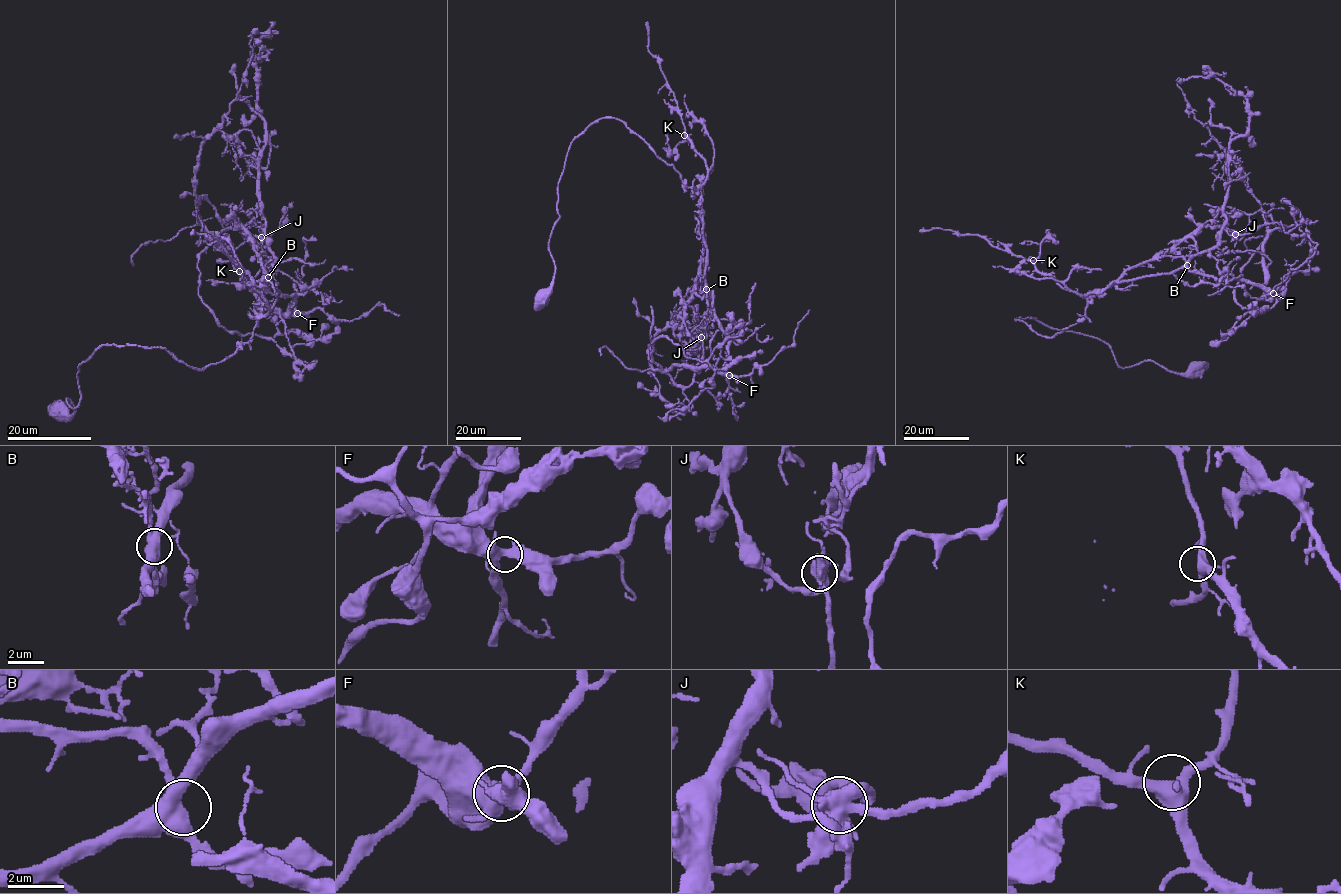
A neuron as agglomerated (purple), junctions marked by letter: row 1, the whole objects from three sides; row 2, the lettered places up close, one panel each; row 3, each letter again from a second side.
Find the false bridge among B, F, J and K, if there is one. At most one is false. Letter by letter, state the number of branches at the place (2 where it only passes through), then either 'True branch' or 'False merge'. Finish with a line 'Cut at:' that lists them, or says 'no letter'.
B: Branches: 4. True branch
F: Branches: 4. True branch
J: Branches: 5. False merge
K: Branches: 4. True branch
Cut at: J

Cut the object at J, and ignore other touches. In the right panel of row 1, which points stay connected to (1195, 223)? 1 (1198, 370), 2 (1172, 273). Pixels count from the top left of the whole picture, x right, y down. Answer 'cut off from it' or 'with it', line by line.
1: with it
2: with it

